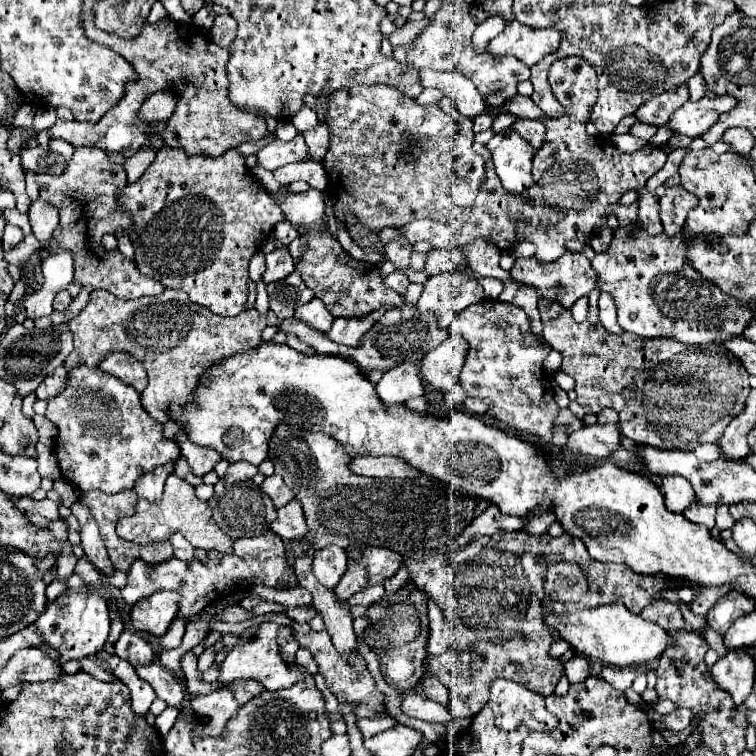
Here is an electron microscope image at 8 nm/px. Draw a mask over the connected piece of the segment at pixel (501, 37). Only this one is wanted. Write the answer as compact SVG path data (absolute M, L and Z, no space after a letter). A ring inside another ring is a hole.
M509 21L505 29L489 41L489 53L493 55L513 55L525 65L539 63L547 53L559 47L561 31L555 27L535 29L521 25L519 21Z

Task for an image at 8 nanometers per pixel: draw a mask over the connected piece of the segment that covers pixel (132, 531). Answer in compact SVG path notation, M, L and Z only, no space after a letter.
M171 473L165 483L163 499L157 503L139 499L133 517L123 517L121 521L117 521L117 535L125 541L131 541L137 545L147 545L147 543L155 543L155 541L167 541L173 533L181 531L191 541L191 545L197 549L205 549L205 551L217 549L221 553L231 553L233 541L209 519L211 519L209 505L195 497L195 491L189 483L179 479L175 473Z

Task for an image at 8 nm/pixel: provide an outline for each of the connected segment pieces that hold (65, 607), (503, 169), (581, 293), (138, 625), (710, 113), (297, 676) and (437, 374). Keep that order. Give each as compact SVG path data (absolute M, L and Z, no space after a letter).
M95 591L63 593L45 609L45 613L37 619L35 627L41 633L43 641L59 653L61 663L71 659L83 659L103 649L111 629L109 607L107 601Z
M513 129L495 133L487 143L495 171L503 187L511 193L521 193L533 183L531 159L535 149Z
M567 251L565 255L561 255L557 261L545 263L545 265L539 265L533 257L531 259L521 257L521 259L515 261L515 265L511 269L511 275L517 281L521 281L521 283L537 287L539 293L543 295L543 299L557 301L565 309L571 309L573 303L579 297L587 297L597 287L597 273L593 271L589 259L585 255L581 255L581 253L571 253L571 251Z
M157 591L151 597L139 601L131 609L131 623L137 631L147 631L163 637L171 621L179 613L181 593L177 591Z
M703 97L697 103L687 101L681 109L677 109L677 113L673 113L667 125L671 127L673 133L699 137L717 121L721 113L729 111L735 103L737 101L733 97L715 97L715 99Z
M265 621L259 625L259 629L253 633L253 637L249 637L249 641L237 645L233 651L227 653L227 659L221 663L219 667L219 679L217 685L227 685L235 679L257 679L265 689L269 691L277 691L277 689L285 689L297 681L301 681L301 677L305 677L303 669L297 667L289 667L281 655L277 653L277 633L279 633L277 623L273 621Z
M457 333L431 349L421 361L421 375L439 391L451 391L459 383L459 371L465 363L467 341Z

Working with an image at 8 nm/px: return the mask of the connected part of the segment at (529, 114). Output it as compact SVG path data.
M515 95L505 107L511 115L521 117L521 119L541 119L543 117L539 107L529 97L523 97L523 95Z

